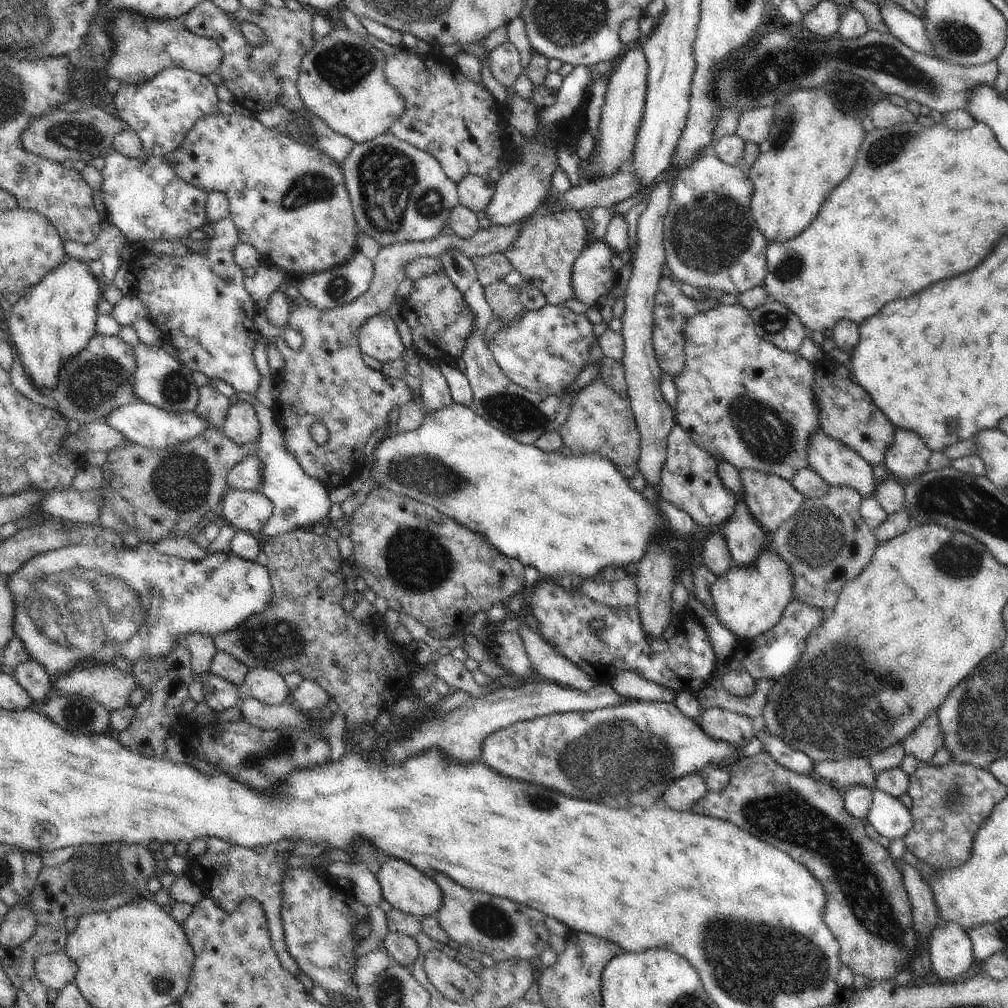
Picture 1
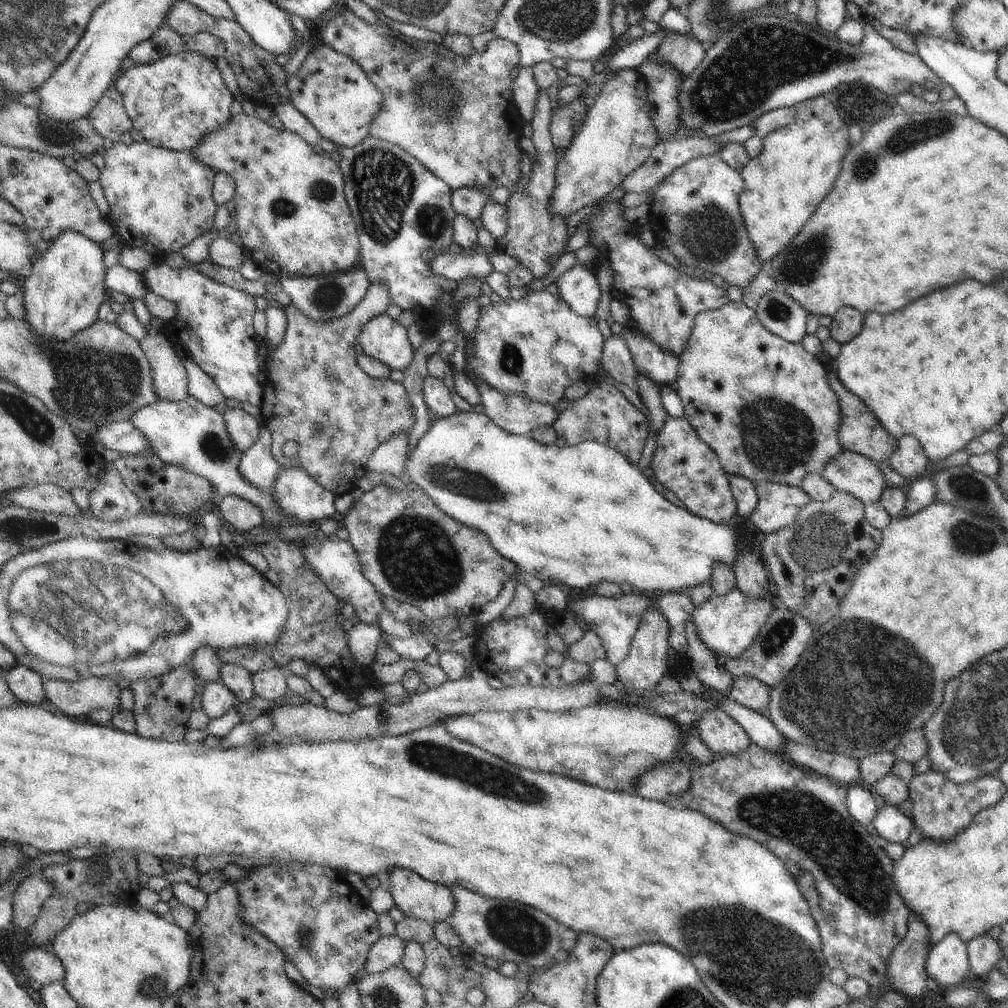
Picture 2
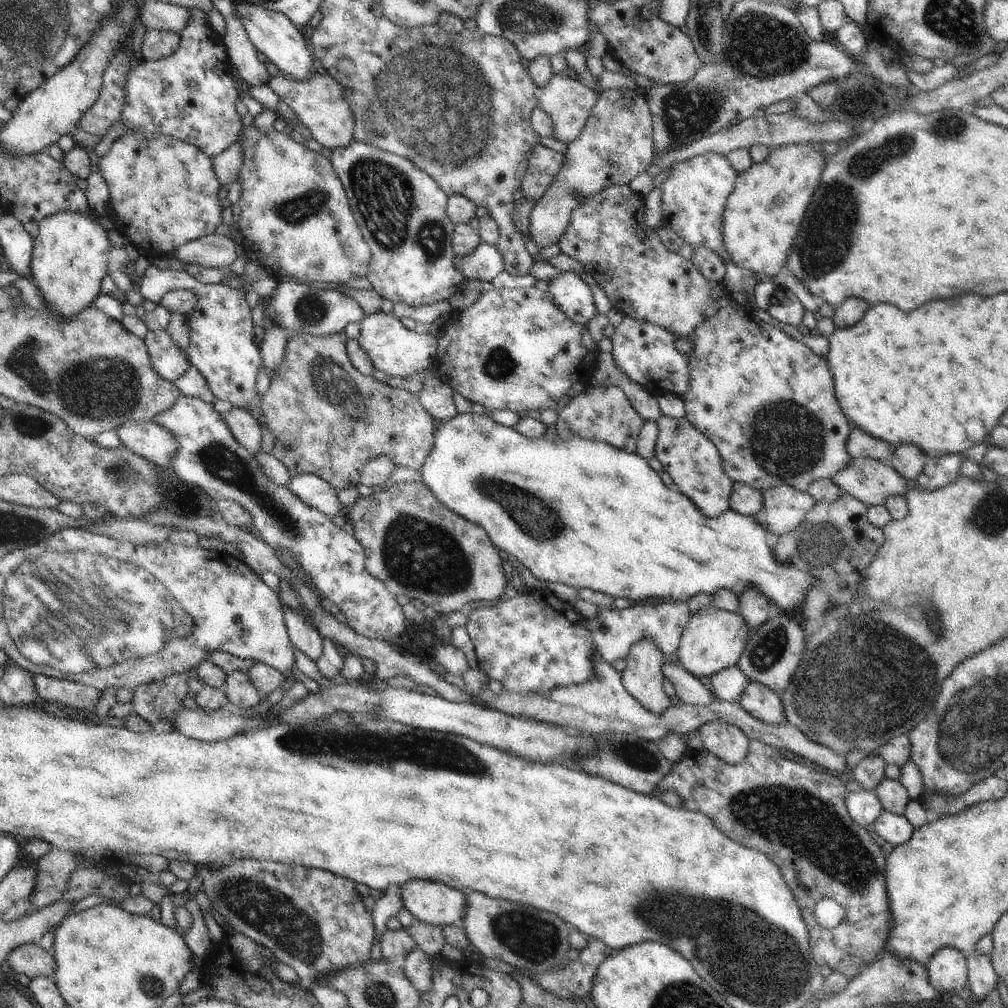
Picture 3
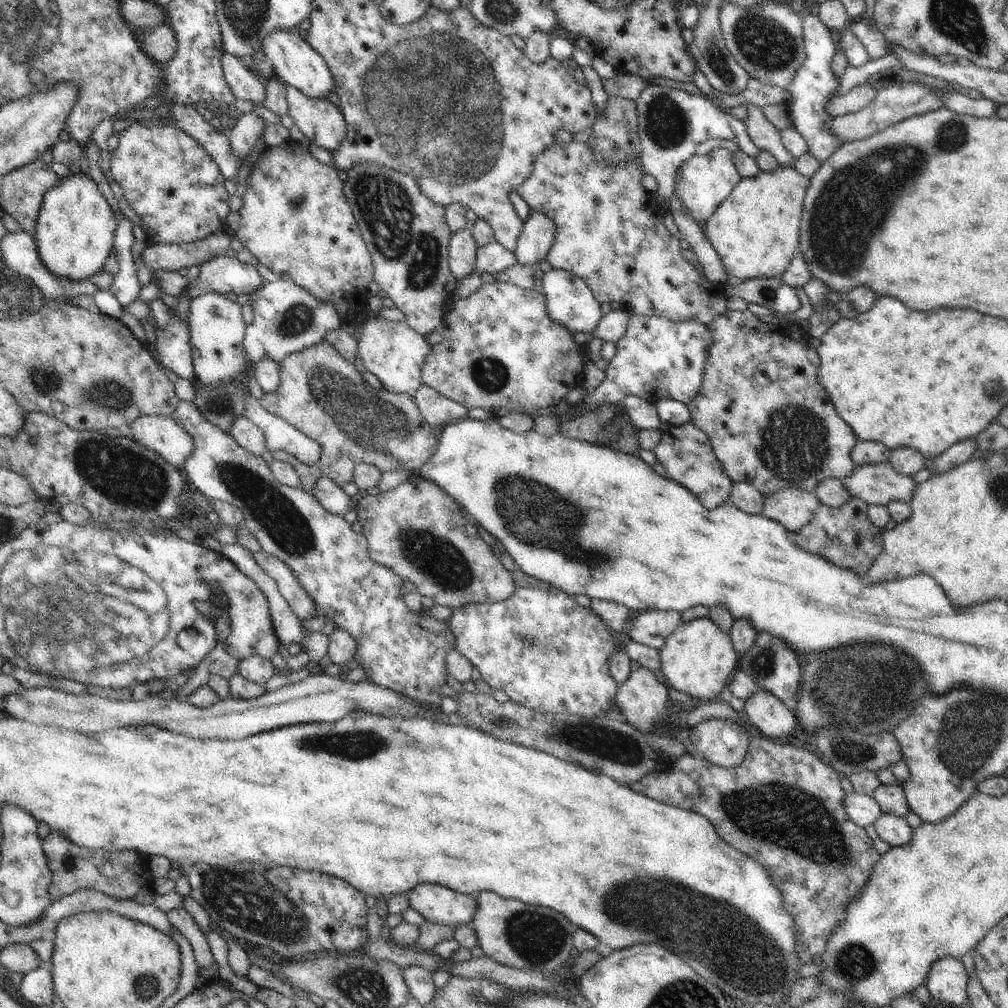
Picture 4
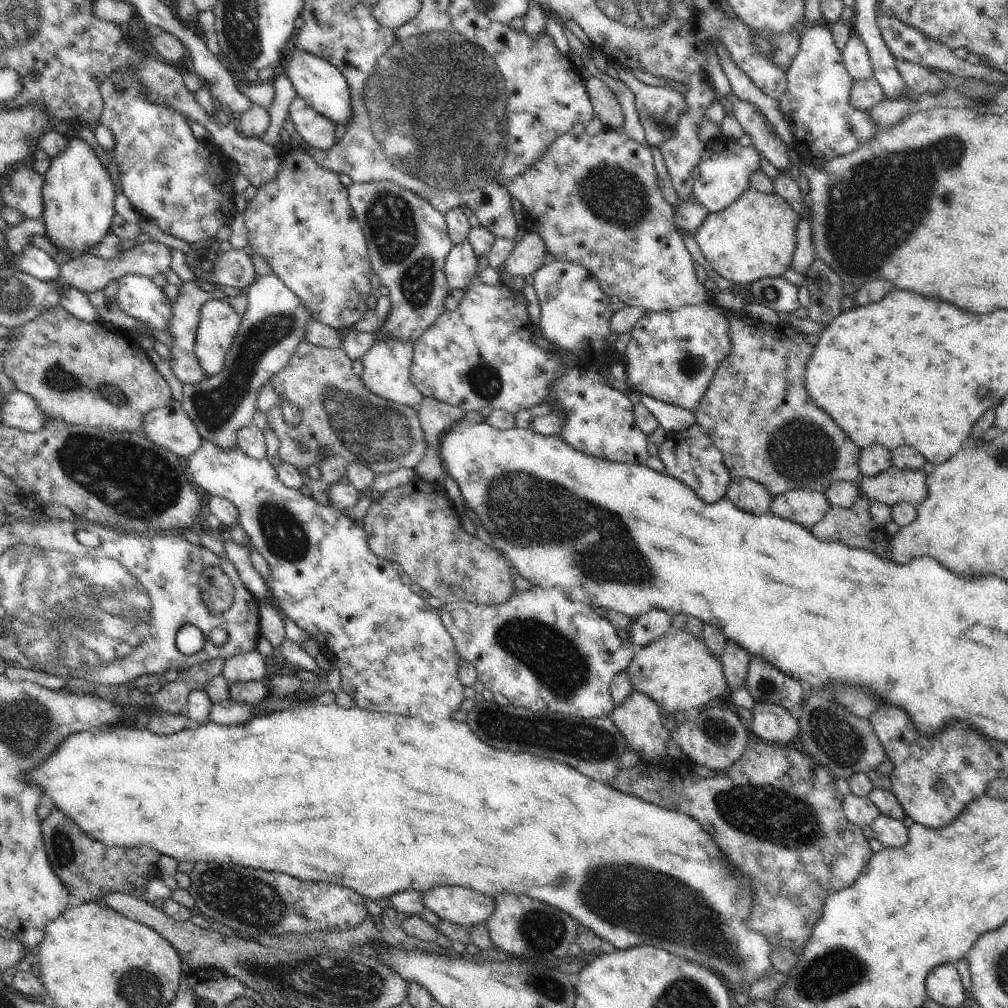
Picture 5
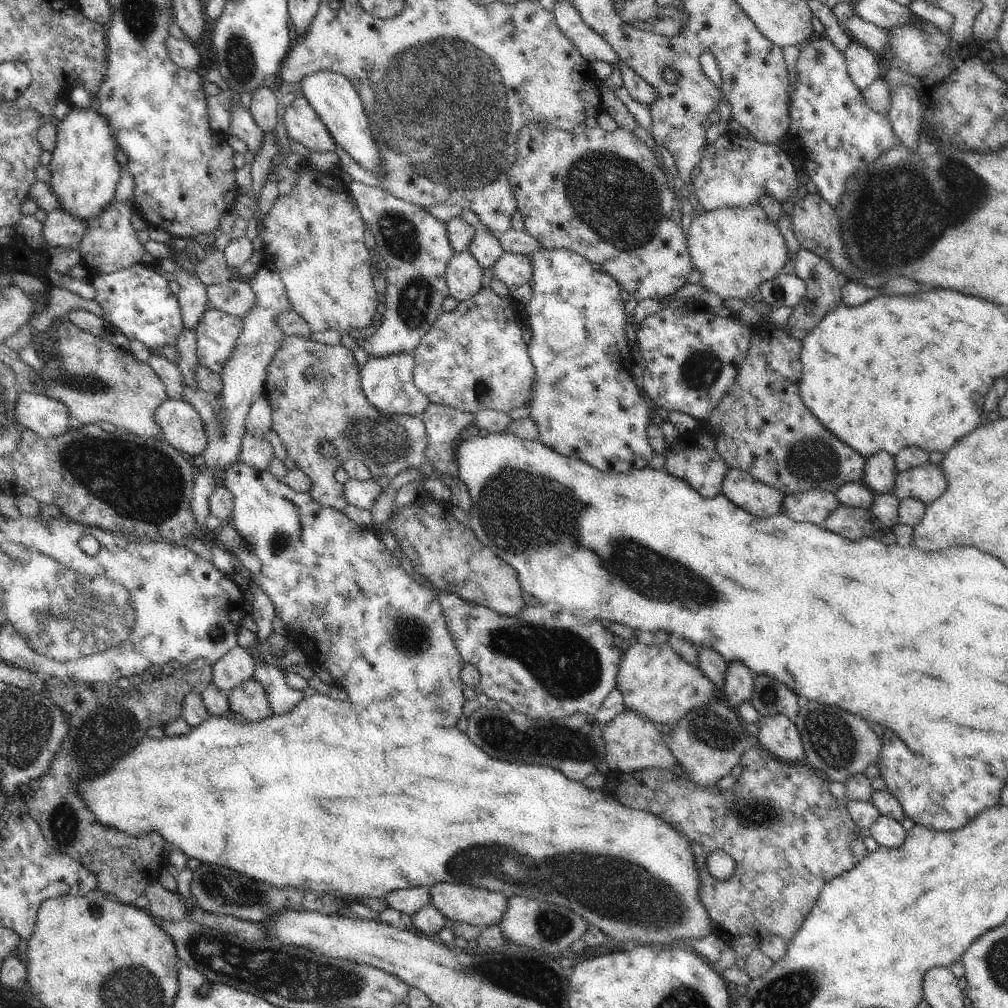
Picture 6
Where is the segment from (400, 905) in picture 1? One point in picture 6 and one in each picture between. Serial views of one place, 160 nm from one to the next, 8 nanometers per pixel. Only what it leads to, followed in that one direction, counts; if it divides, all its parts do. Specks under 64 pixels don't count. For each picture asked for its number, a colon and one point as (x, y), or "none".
2: (414, 896)
3: (435, 904)
4: (438, 904)
5: (462, 907)
6: (474, 905)

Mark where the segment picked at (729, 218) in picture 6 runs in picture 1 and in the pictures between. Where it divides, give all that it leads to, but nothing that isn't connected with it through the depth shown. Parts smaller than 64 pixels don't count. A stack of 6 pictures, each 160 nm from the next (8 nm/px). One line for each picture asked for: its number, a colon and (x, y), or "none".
1: (811, 147)
2: (797, 167)
3: (763, 213)
4: (755, 231)
5: (755, 237)

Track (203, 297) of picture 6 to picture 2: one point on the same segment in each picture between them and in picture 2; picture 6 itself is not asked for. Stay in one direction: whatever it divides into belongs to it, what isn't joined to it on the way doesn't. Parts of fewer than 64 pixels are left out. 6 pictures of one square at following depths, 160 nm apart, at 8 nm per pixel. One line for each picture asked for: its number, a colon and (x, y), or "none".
2: (170, 378)
3: (168, 360)
4: (173, 345)
5: (182, 325)

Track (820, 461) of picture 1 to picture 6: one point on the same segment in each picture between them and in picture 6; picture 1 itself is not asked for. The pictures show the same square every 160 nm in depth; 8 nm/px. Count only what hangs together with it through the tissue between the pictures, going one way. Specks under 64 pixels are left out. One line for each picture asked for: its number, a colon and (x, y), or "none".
2: (850, 472)
3: (872, 481)
4: (876, 484)
5: (891, 486)
6: (925, 483)

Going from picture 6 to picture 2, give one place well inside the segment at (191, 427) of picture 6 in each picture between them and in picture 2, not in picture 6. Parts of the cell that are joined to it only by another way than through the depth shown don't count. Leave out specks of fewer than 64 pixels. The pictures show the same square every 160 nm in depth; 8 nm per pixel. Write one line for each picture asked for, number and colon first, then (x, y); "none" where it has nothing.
2: (123, 436)
3: (148, 440)
4: (163, 435)
5: (169, 426)

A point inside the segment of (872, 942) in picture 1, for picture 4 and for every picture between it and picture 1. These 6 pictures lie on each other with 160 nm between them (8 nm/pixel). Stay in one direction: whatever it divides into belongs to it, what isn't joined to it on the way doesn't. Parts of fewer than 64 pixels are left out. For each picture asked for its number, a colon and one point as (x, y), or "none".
2: (802, 816)
3: (796, 815)
4: (781, 804)

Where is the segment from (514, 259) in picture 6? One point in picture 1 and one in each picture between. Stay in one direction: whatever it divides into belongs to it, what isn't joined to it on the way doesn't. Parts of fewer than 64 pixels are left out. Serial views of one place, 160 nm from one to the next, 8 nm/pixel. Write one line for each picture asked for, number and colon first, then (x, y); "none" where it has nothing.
1: (622, 113)
2: (617, 137)
3: (616, 144)
4: (537, 237)
5: (529, 254)

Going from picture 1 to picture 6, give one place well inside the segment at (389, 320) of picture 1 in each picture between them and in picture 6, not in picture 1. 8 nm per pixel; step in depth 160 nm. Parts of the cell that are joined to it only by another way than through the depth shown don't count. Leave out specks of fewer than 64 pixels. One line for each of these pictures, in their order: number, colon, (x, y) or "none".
2: (383, 338)
3: (394, 349)
4: (393, 352)
5: (387, 364)
6: (387, 381)

